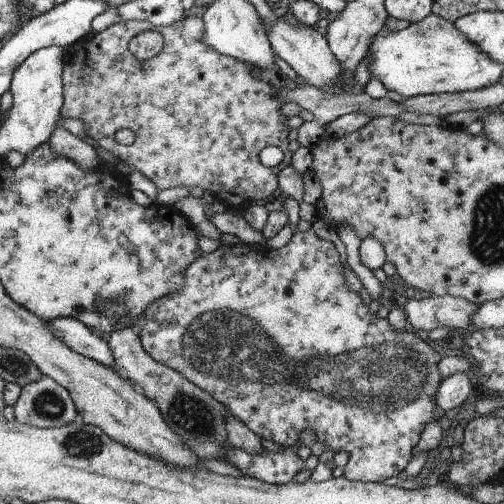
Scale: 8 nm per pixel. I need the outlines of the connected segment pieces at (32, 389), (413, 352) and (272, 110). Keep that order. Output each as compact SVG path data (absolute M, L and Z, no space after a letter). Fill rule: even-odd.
M44 375L21 387L13 406L14 421L36 428L66 426L74 420L76 414L69 394Z
M311 228L306 232L293 233L291 240L278 250L270 250L266 245L240 242L234 246L219 245L214 252L202 253L185 268L182 273L182 285L178 289L153 300L144 310L138 338L141 349L154 362L176 371L189 383L207 392L259 438L271 440L281 446L298 447L299 431L313 430L317 435L316 441L325 442L334 454L341 450L349 454L342 475L347 481L382 483L387 478L398 476L410 462L411 450L415 448L423 426L428 422L437 422L440 418L441 413L434 402L436 389L442 380L436 368L441 359L439 351L431 348L422 334L392 330L386 318L380 319L375 313L370 314L367 304L363 304L357 292L345 285L339 254L333 244L319 239Z
M199 13L190 15L188 18L175 22L173 25L167 27L157 28L157 32L163 37L163 49L157 56L150 60L137 60L129 53L128 42L131 38L143 33L151 31L154 27L151 24L140 21L119 21L105 28L102 32L90 32L88 36L82 41L79 40L71 45L70 51L63 60L64 66L62 69L62 96L63 103L60 109L60 116L63 119L71 118L82 120L85 123L87 136L97 142L101 148L112 152L113 155L122 162L131 164L134 168L143 174L155 185L156 192L174 187L199 187L202 191L209 192L216 201L221 201L225 206L247 208L249 205L259 202L267 198L278 187L276 175L279 170L290 165L290 152L288 146L288 129L286 128L287 117L283 117L279 113L279 105L274 100L274 94L279 91L274 87L253 79L248 73L250 69L257 70L256 67L235 61L233 58L225 57L214 52L210 47L202 44L199 41L200 34L202 33L202 18ZM125 129L129 135L129 142L126 145L117 144L115 142L114 134L118 130ZM267 146L276 146L283 153L282 162L273 167L265 168L259 162L258 153Z

